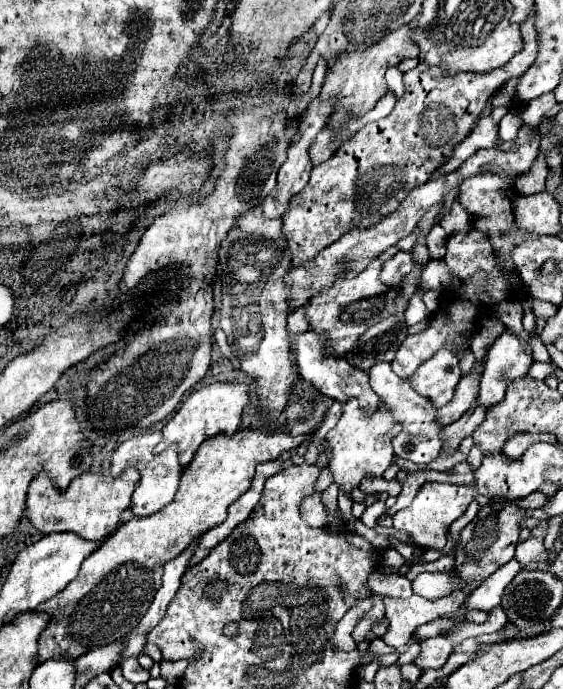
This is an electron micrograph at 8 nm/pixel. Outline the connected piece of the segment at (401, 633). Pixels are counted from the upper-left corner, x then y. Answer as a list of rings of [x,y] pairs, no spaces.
[[[470,581],[468,585],[464,585],[462,589],[440,597],[436,601],[428,601],[422,599],[420,595],[412,595],[410,599],[384,599],[386,603],[386,619],[390,623],[388,631],[384,633],[382,641],[394,649],[402,647],[408,637],[414,633],[416,627],[420,627],[422,623],[430,623],[440,615],[446,613],[454,613],[466,599],[468,593],[472,593],[480,583],[478,581]]]

